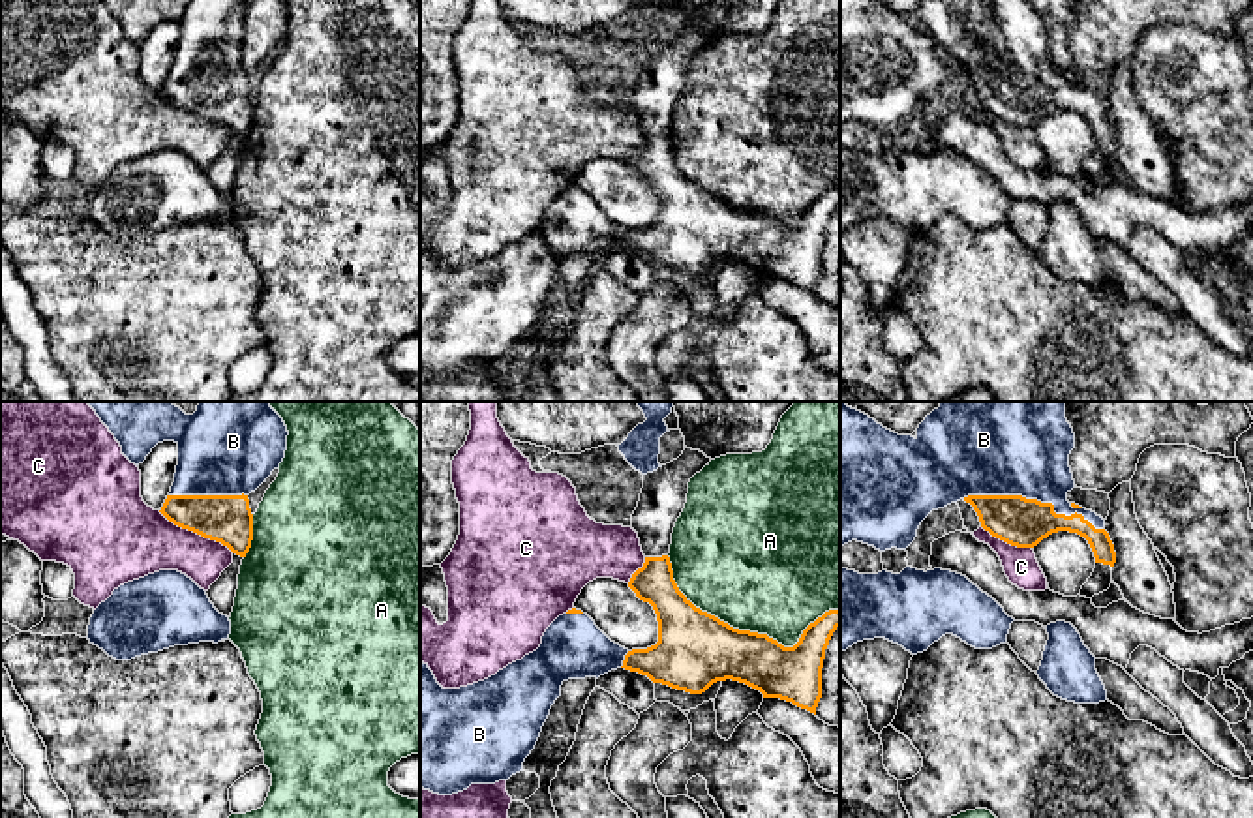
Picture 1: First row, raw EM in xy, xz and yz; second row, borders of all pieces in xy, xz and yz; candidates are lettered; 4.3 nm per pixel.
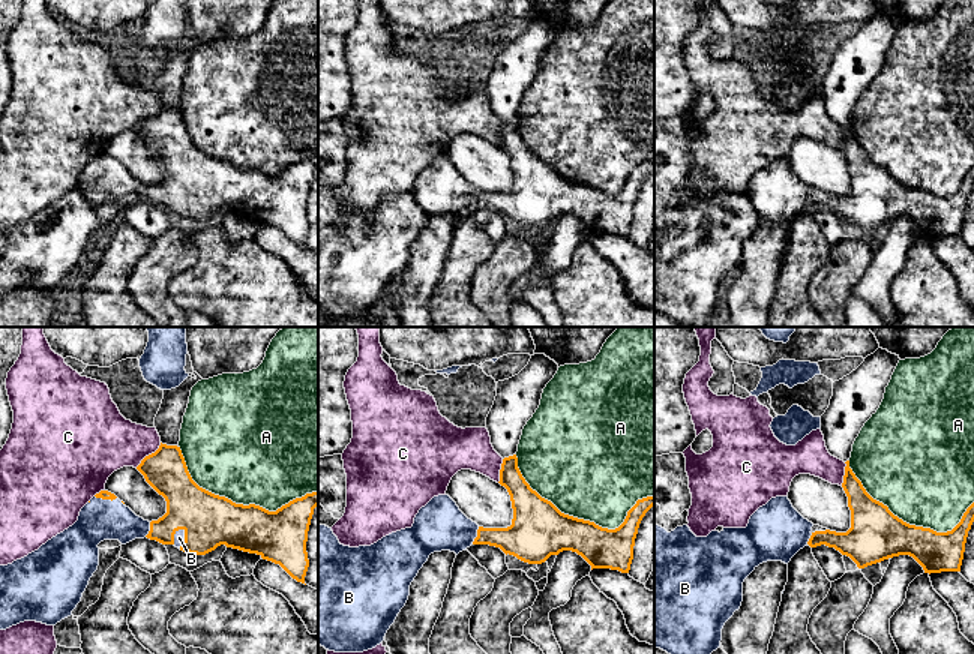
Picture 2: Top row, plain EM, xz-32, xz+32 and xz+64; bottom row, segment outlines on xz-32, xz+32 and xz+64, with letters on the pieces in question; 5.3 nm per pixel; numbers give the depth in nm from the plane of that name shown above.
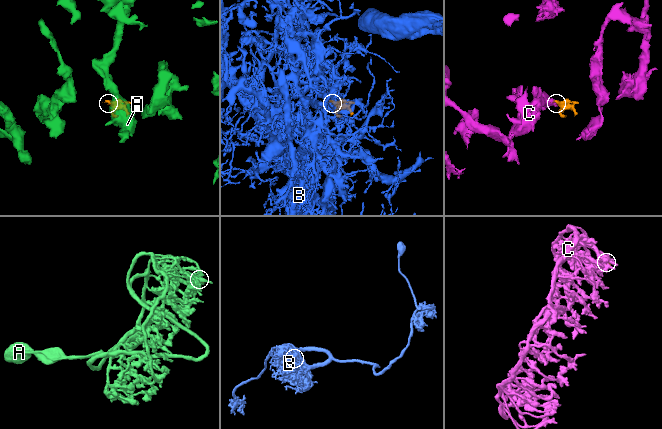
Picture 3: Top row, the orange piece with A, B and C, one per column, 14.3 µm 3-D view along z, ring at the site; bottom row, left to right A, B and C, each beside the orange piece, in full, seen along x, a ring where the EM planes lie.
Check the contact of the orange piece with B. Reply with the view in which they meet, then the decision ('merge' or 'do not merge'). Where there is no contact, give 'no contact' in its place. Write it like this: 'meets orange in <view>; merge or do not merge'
meets orange in yz; merge

